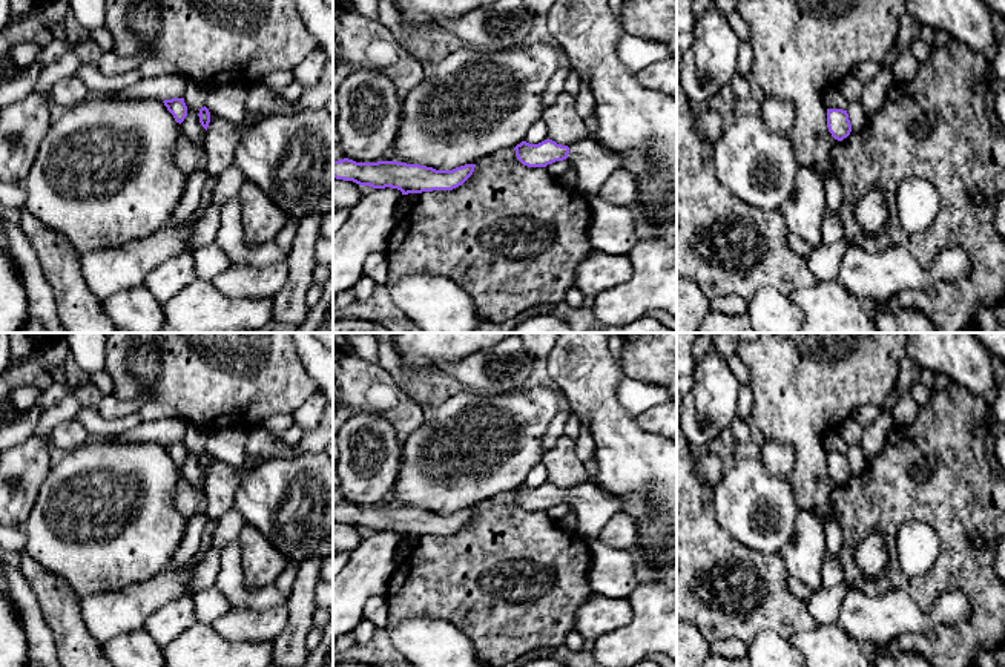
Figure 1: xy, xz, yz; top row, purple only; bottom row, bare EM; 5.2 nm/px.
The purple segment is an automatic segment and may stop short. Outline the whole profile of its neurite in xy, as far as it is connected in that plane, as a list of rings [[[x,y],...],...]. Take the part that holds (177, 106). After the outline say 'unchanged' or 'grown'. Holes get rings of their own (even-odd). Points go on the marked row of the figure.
[[[172,98],[163,101],[167,110],[173,115],[176,123],[183,123],[187,117],[187,106],[184,103],[184,98]]]; unchanged

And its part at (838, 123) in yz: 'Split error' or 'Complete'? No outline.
Complete

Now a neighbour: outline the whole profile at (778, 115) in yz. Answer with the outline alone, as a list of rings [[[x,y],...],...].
[[[766,98],[760,115],[770,132],[787,132],[795,121],[795,106],[786,100]]]

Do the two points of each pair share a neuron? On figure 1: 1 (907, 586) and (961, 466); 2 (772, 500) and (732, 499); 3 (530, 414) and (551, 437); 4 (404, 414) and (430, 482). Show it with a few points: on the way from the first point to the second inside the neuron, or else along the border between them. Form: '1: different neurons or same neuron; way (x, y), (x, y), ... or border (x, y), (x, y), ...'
1: same neuron; way (941, 571), (961, 551), (961, 500)
2: same neuron; way (763, 500), (741, 499)
3: different neurons; border (560, 411), (546, 430), (542, 451)
4: different neurons; border (428, 410), (427, 419), (402, 440)

